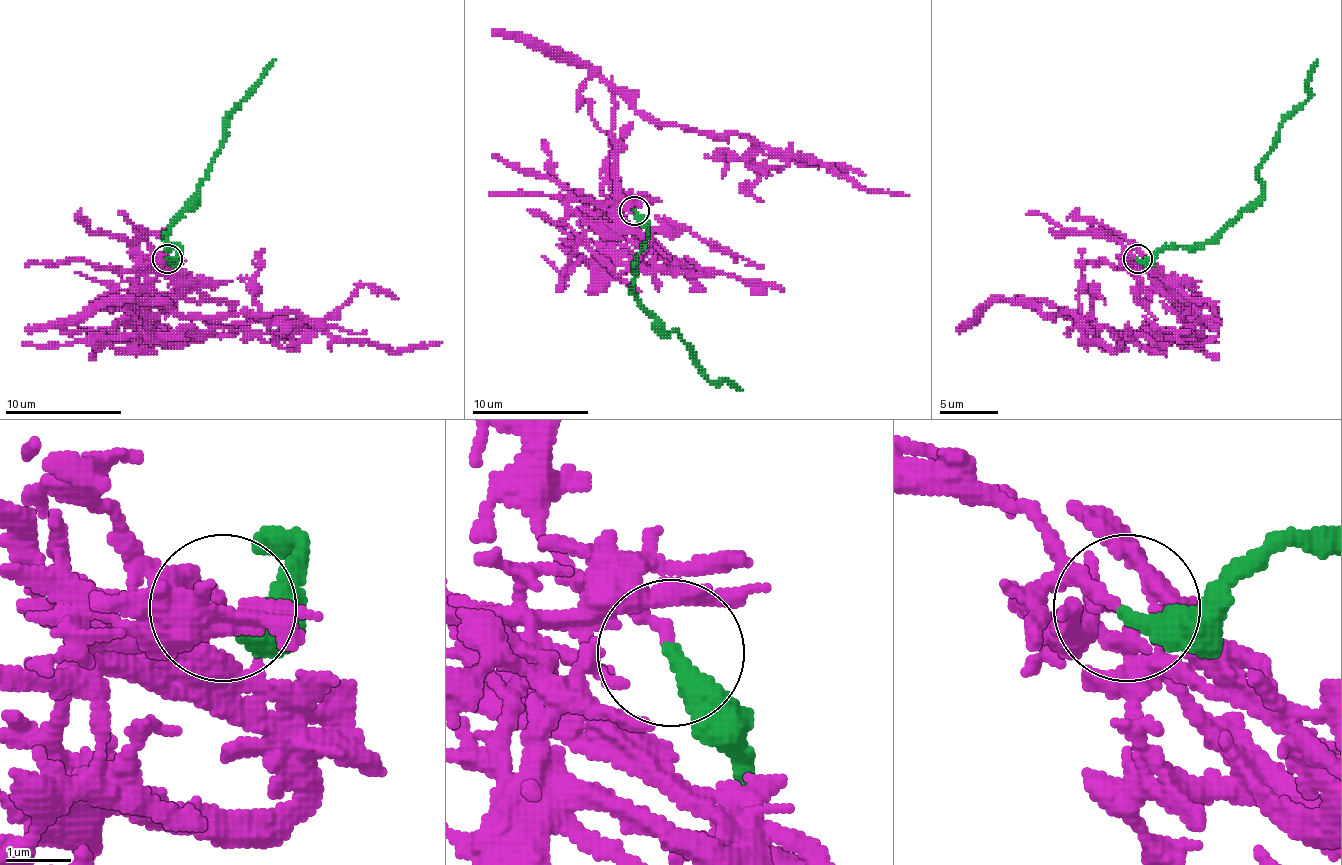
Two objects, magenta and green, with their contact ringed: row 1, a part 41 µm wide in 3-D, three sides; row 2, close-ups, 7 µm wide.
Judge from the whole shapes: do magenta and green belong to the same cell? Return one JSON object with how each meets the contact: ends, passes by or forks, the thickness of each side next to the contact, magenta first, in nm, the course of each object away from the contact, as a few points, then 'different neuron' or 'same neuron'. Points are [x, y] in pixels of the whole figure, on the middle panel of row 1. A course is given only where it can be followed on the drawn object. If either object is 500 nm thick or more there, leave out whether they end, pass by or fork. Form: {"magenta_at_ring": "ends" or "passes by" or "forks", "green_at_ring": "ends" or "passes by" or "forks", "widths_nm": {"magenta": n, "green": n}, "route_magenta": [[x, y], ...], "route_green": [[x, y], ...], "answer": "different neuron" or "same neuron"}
{"magenta_at_ring": "ends", "green_at_ring": "ends", "widths_nm": {"magenta": 200, "green": 360}, "route_magenta": [[635, 210], [606, 221], [606, 239], [638, 259], [617, 93], [661, 122], [748, 134], [908, 195]], "route_green": [[635, 210], [646, 239], [635, 300], [667, 335], [675, 332], [690, 346], [690, 358], [710, 381], [742, 390]], "answer": "different neuron"}

